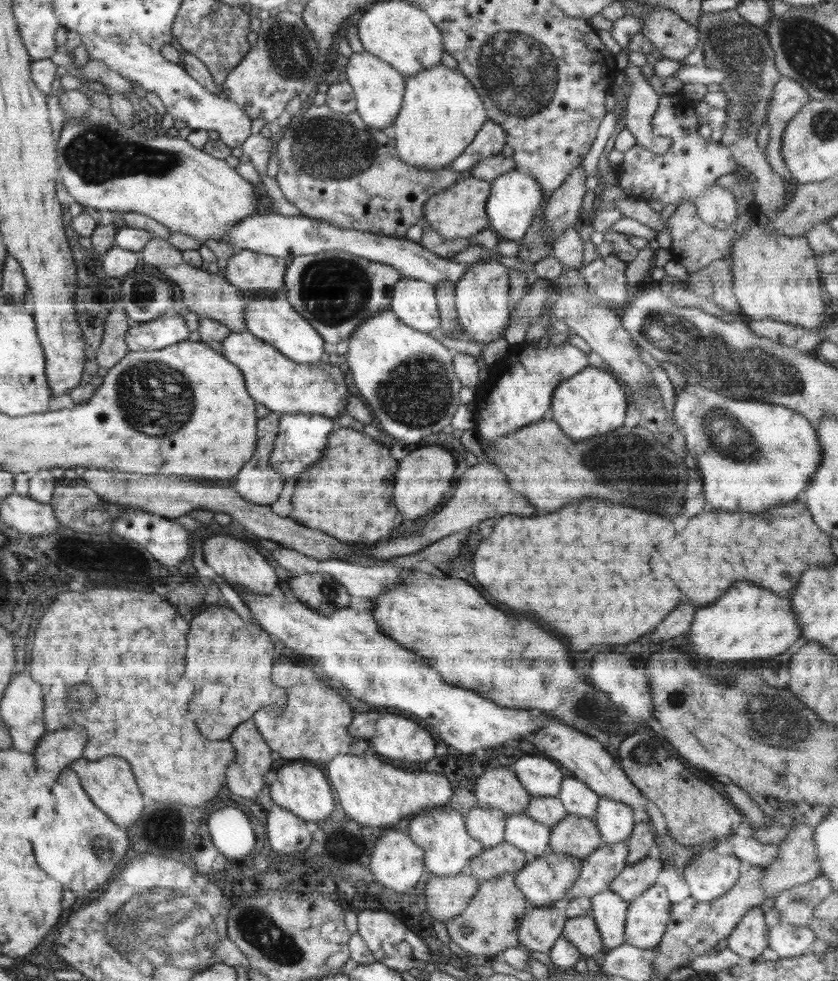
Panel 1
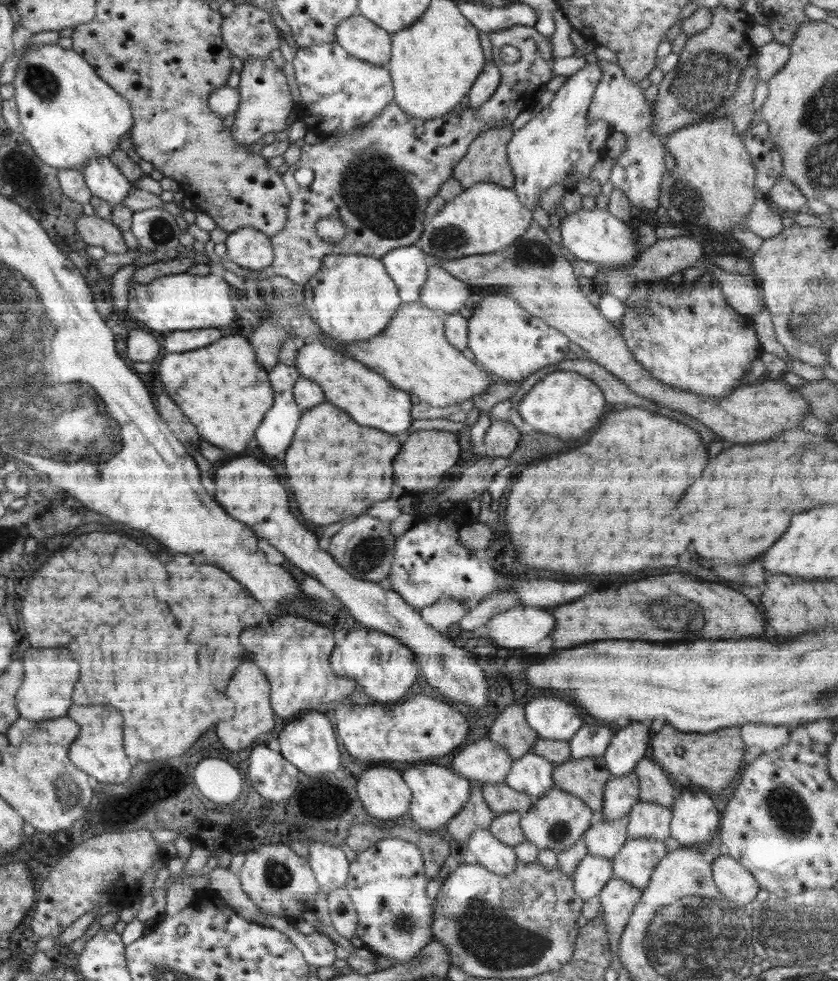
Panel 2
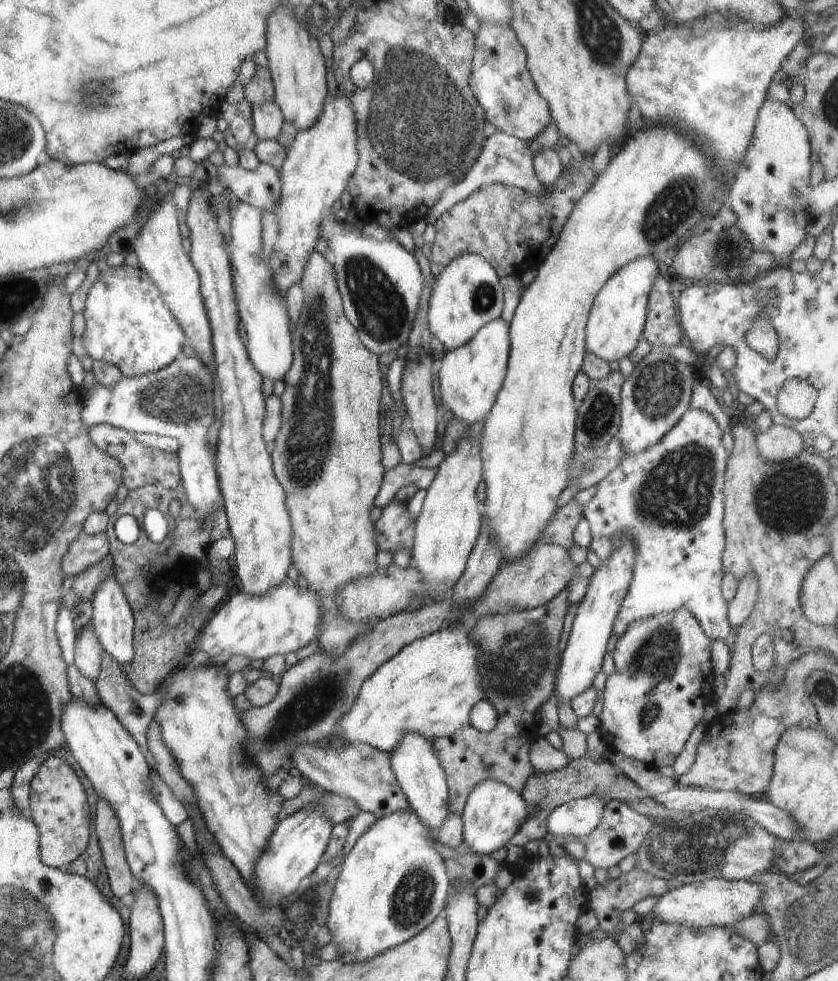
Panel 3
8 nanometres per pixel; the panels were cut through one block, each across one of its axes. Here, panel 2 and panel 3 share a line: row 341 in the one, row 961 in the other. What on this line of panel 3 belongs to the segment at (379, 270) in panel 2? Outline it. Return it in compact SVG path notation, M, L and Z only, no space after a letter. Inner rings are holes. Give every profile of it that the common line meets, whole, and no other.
M414 810L382 816L359 836L341 864L342 870L336 879L336 888L328 910L326 926L332 935L332 944L336 944L340 952L338 961L348 964L369 961L388 948L400 946L420 934L445 909L450 880L444 864L446 860L436 850L436 842L438 840L432 830L420 822Z

